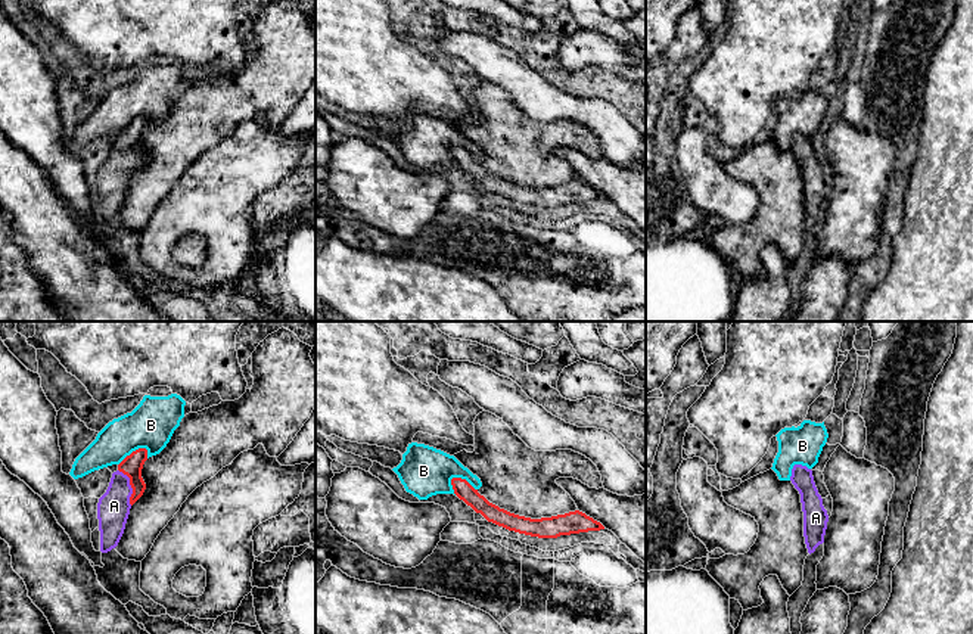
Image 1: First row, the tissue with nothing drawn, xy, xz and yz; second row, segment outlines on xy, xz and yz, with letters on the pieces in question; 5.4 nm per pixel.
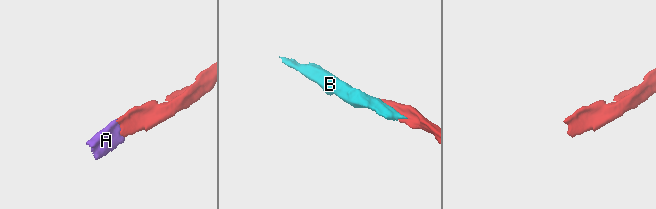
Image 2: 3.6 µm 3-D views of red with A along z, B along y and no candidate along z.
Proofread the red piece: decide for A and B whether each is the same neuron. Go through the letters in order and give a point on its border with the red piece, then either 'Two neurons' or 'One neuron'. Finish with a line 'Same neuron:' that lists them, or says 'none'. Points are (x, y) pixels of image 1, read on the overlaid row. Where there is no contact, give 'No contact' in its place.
A: Touches red at xy (131, 487). One neuron
B: Touches red at xz (463, 479). Two neurons
Same neuron: A

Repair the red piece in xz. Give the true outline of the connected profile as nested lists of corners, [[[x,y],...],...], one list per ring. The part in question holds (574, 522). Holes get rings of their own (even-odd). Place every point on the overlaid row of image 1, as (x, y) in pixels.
[[[453,478],[451,485],[454,494],[476,513],[481,513],[488,522],[492,522],[509,531],[538,538],[557,538],[560,535],[604,529],[600,522],[579,510],[551,518],[531,519],[510,513],[489,503],[466,479]]]

